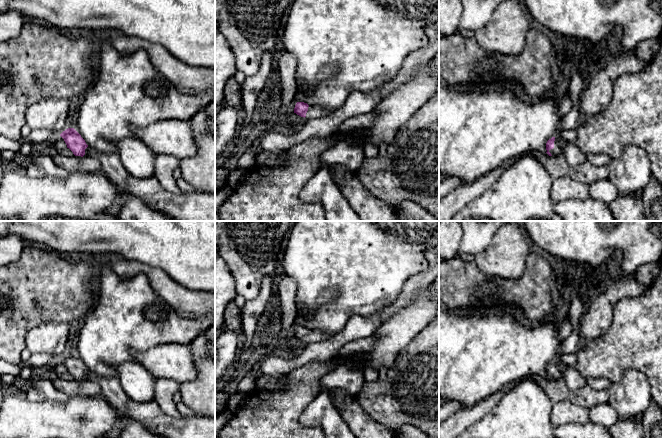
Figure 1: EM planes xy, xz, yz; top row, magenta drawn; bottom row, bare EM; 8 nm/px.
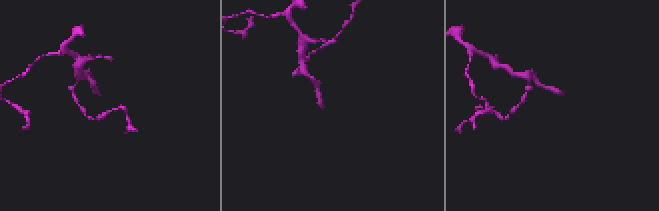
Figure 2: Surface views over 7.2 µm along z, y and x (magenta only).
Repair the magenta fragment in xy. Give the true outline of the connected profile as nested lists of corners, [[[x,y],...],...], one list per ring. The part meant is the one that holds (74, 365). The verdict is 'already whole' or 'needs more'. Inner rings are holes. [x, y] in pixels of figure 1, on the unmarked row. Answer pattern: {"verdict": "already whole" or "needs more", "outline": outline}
{"verdict": "needs more", "outline": [[[68,352],[60,360],[75,380],[91,379],[100,387],[104,399],[126,417],[141,423],[149,431],[163,438],[215,438],[215,419],[210,417],[174,417],[165,414],[154,401],[136,402],[128,397],[118,377],[91,374],[81,359]]]}

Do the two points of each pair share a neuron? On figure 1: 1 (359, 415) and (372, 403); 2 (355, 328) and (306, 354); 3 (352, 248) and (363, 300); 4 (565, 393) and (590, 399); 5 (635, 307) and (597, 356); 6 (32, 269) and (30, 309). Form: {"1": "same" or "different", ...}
{"1": "different", "2": "same", "3": "same", "4": "same", "5": "same", "6": "same"}

